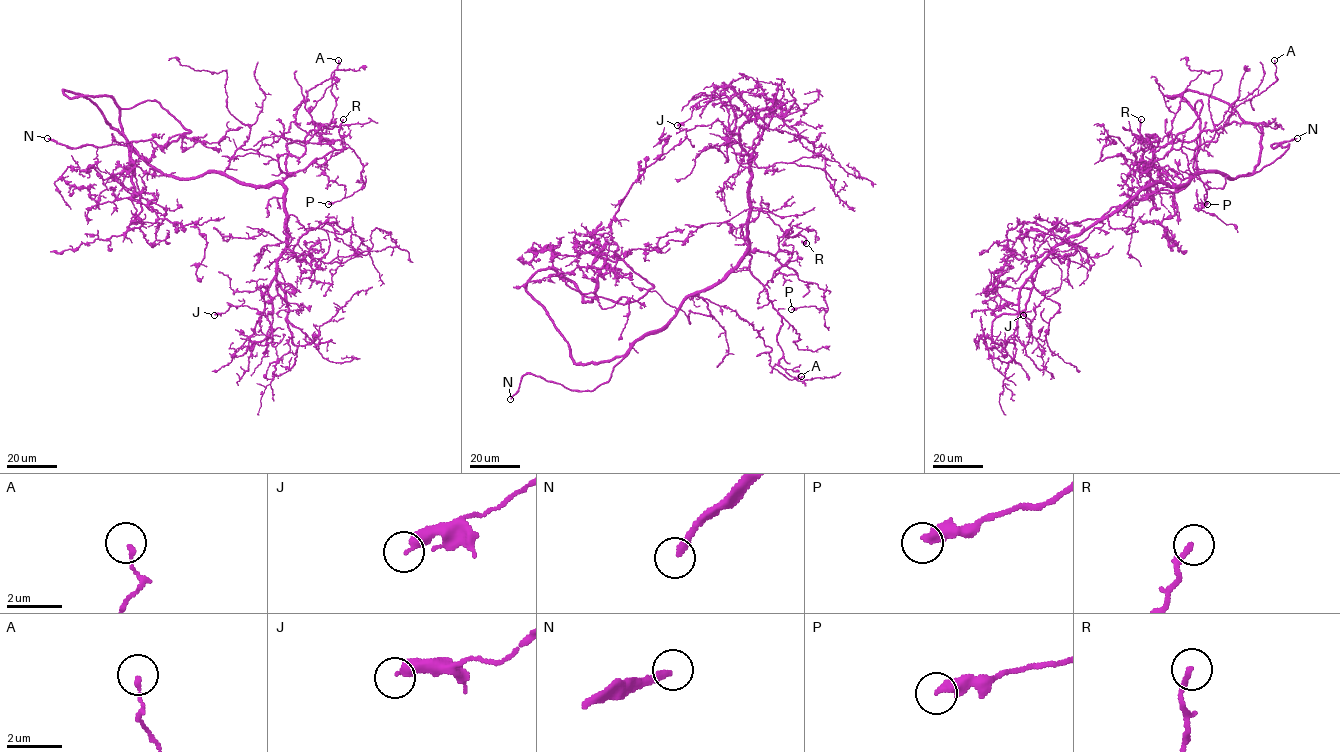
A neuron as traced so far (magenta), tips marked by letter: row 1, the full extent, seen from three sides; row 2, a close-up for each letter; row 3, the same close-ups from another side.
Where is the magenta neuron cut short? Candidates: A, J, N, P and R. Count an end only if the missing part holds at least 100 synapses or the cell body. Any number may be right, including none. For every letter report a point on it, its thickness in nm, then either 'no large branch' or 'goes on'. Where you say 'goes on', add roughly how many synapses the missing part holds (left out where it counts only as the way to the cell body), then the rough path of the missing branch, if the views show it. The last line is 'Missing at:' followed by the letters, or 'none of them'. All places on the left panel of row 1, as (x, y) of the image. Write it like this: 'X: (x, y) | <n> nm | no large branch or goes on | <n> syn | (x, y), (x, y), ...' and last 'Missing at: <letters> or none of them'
A: (338, 60) | 150 nm | no large branch
J: (214, 315) | 240 nm | no large branch
N: (47, 138) | 260 nm | goes on
P: (328, 204) | 400 nm | no large branch
R: (343, 119) | 190 nm | no large branch
Missing at: N

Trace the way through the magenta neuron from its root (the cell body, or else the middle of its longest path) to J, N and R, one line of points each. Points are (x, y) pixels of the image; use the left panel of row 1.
J: (139, 155), (162, 174), (222, 172), (285, 188), (288, 245), (268, 290), (273, 313), (230, 305), (214, 315)
N: (139, 155), (160, 171), (127, 146), (71, 148), (47, 138)
R: (139, 155), (162, 174), (198, 178), (222, 172), (268, 185), (343, 151), (343, 119)

